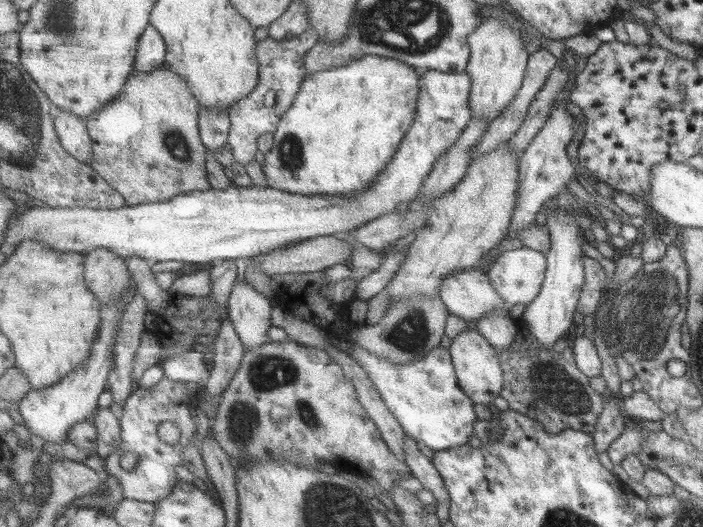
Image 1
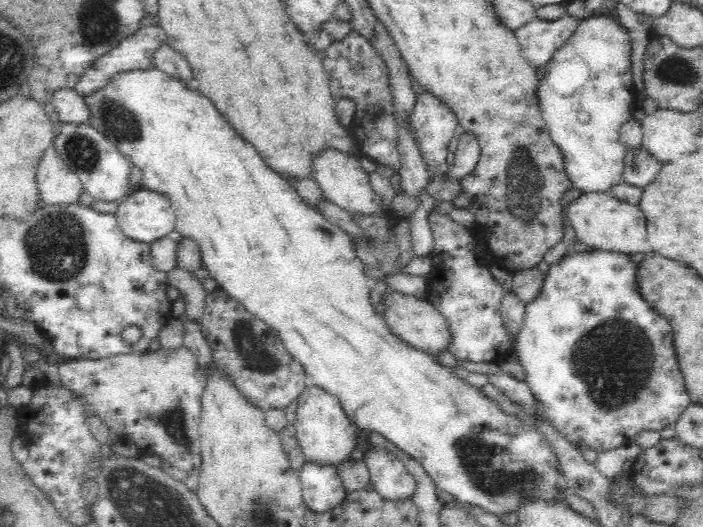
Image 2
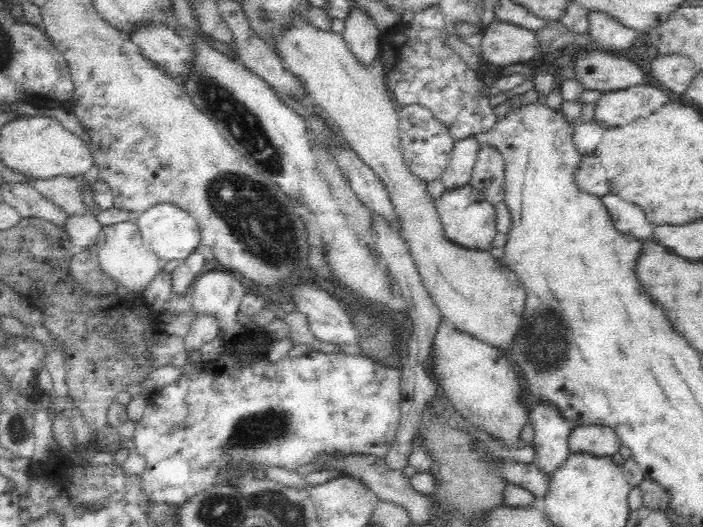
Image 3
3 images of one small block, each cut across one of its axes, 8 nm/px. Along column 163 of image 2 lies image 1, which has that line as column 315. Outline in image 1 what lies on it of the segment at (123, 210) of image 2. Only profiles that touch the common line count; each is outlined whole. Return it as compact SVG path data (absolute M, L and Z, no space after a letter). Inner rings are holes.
M422 70L421 94L419 94L418 116L414 126L403 140L399 151L395 154L384 172L370 185L367 190L355 192L350 196L303 196L283 192L268 186L261 188L253 186L230 185L225 190L195 191L177 196L165 202L126 205L115 210L99 210L99 208L55 208L48 205L33 207L16 216L17 224L9 222L3 242L20 246L23 241L41 241L52 250L60 252L90 253L97 248L105 248L115 252L125 259L137 257L150 262L181 261L191 264L209 264L216 260L229 261L239 258L253 259L267 255L280 249L295 247L296 244L309 238L348 232L365 226L369 220L379 218L381 214L392 214L403 202L419 198L426 181L430 178L435 163L439 158L458 144L459 138L466 132L467 126L474 120L471 110L471 90L473 77L465 72L441 72L439 70Z

